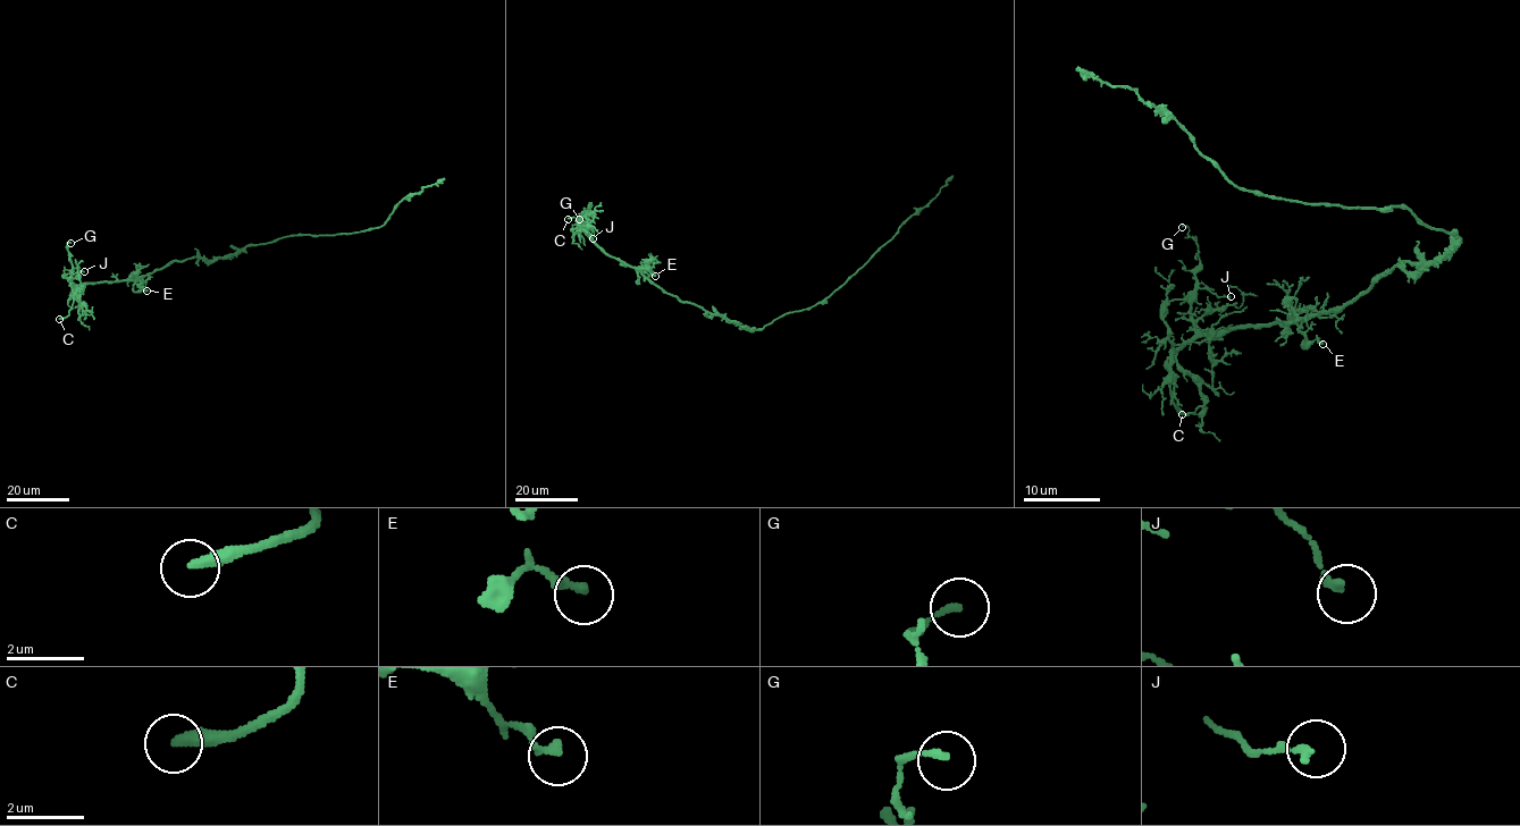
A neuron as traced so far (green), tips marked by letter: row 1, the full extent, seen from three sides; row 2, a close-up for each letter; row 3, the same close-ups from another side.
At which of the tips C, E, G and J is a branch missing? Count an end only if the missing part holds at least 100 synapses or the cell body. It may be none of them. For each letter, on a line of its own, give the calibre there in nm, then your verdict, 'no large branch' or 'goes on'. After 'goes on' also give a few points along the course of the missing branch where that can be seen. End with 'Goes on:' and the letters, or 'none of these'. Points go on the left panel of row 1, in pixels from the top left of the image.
C: calibre 300 nm; goes on
E: calibre 220 nm; no large branch
G: calibre 150 nm; no large branch
J: calibre 190 nm; no large branch
Goes on: C

